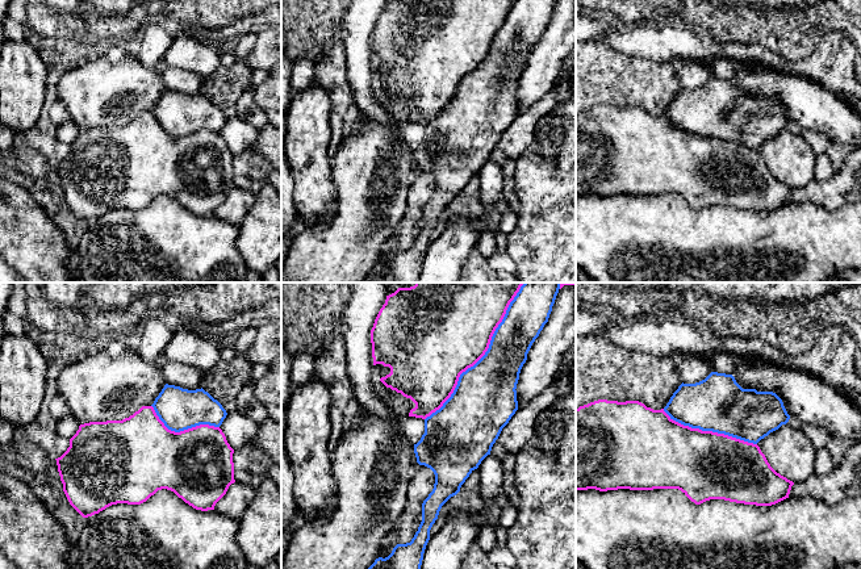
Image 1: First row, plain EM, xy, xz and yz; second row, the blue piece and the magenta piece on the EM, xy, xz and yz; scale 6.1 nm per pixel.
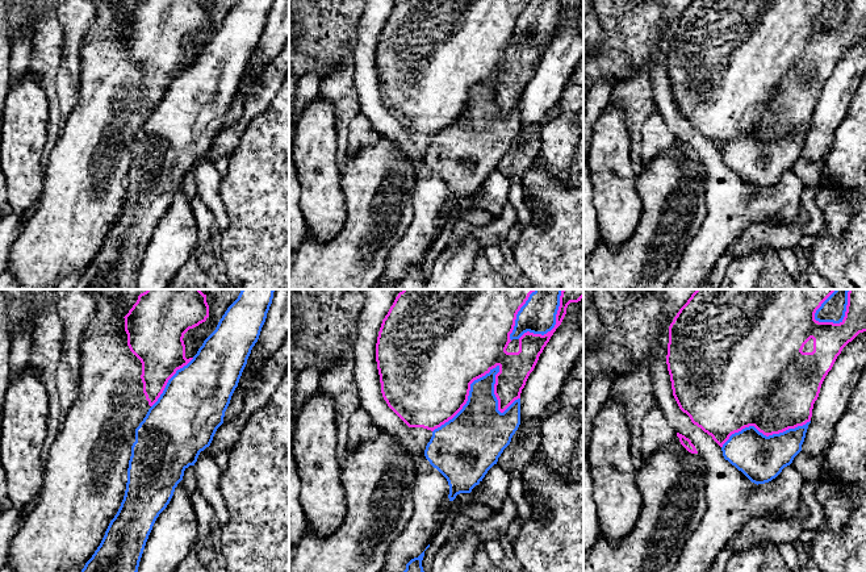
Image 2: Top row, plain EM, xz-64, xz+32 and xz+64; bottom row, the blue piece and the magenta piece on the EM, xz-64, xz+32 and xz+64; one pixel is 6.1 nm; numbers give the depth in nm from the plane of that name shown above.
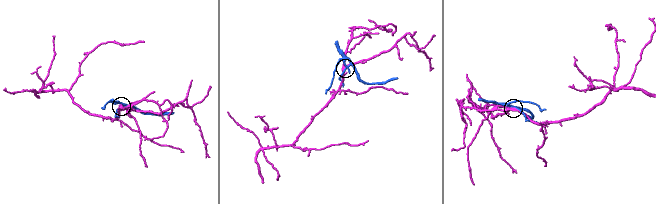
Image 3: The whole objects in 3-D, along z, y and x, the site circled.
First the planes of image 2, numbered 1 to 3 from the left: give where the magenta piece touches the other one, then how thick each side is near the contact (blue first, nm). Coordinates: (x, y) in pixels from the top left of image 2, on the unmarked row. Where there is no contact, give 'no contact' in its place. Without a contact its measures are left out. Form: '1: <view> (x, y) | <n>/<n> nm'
1: xz-64 (168, 86) | 400/300 nm
2: xz+32 (468, 103) | 360/480 nm
3: xz+64 (764, 141) | 280/440 nm

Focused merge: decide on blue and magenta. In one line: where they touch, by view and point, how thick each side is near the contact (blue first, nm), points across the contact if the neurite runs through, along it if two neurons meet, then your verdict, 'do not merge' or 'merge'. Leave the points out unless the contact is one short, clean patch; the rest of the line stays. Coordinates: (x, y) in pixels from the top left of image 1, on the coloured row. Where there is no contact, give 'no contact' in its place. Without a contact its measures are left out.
meets blue in xz at (485, 354); 380 nm thick on the blue side, 480 nm on the other; do not merge

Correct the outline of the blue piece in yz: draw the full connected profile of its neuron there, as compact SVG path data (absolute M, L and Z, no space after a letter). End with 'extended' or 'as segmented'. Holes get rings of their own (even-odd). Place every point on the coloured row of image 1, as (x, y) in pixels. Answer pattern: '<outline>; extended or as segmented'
M711 372L695 384L681 384L664 411L670 419L757 444L790 419L773 392L743 389L732 375Z; as segmented

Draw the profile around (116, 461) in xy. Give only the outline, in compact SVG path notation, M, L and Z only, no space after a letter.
M142 406L122 421L89 422L79 426L70 439L70 447L57 460L63 491L70 505L88 518L117 503L141 505L158 490L174 491L196 510L214 510L234 480L234 449L220 427L200 424L180 432L168 430L152 406Z

